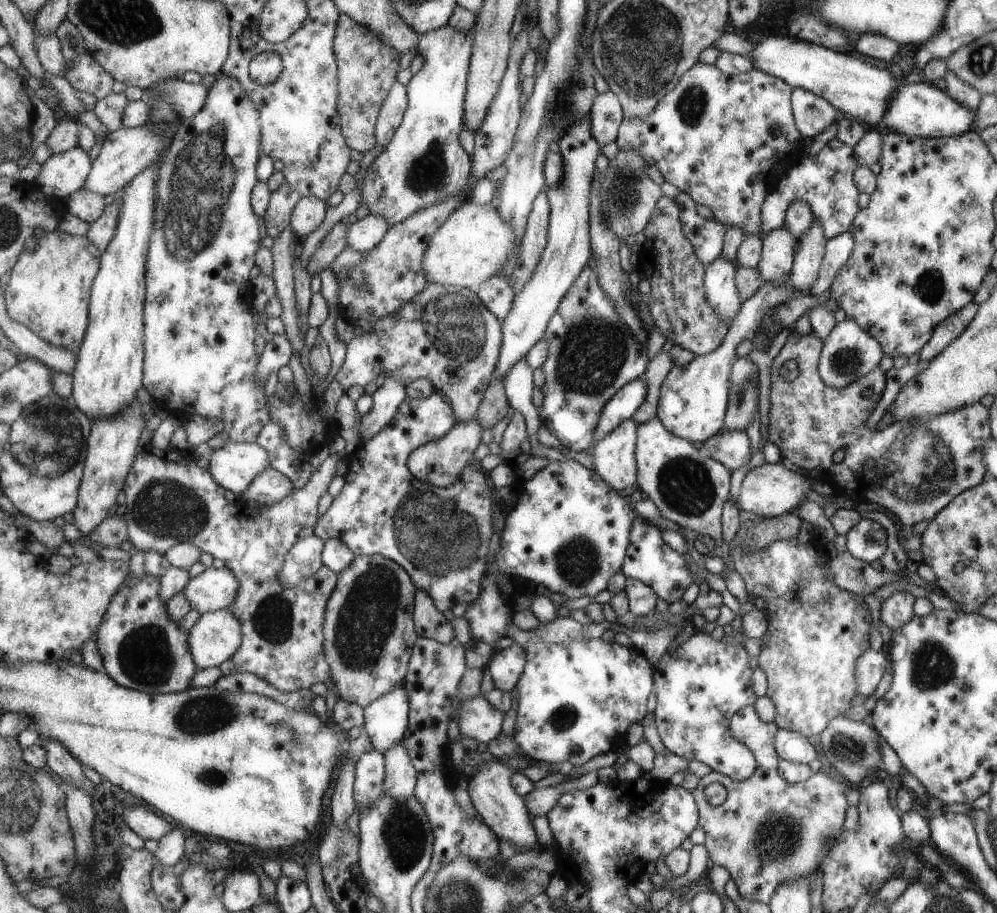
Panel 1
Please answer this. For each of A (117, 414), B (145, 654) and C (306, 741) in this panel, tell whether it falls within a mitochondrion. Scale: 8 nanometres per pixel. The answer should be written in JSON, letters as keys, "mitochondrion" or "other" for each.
{"A":"other","B":"mitochondrion","C":"mitochondrion"}

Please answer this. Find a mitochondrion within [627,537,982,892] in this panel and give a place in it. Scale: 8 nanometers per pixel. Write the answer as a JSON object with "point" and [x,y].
{"point":[931,666]}

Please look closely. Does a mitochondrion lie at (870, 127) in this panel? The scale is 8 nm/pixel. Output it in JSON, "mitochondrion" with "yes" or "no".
{"mitochondrion":"no"}

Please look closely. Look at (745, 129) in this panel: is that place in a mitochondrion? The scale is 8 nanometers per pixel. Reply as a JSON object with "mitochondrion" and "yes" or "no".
{"mitochondrion":"no"}

